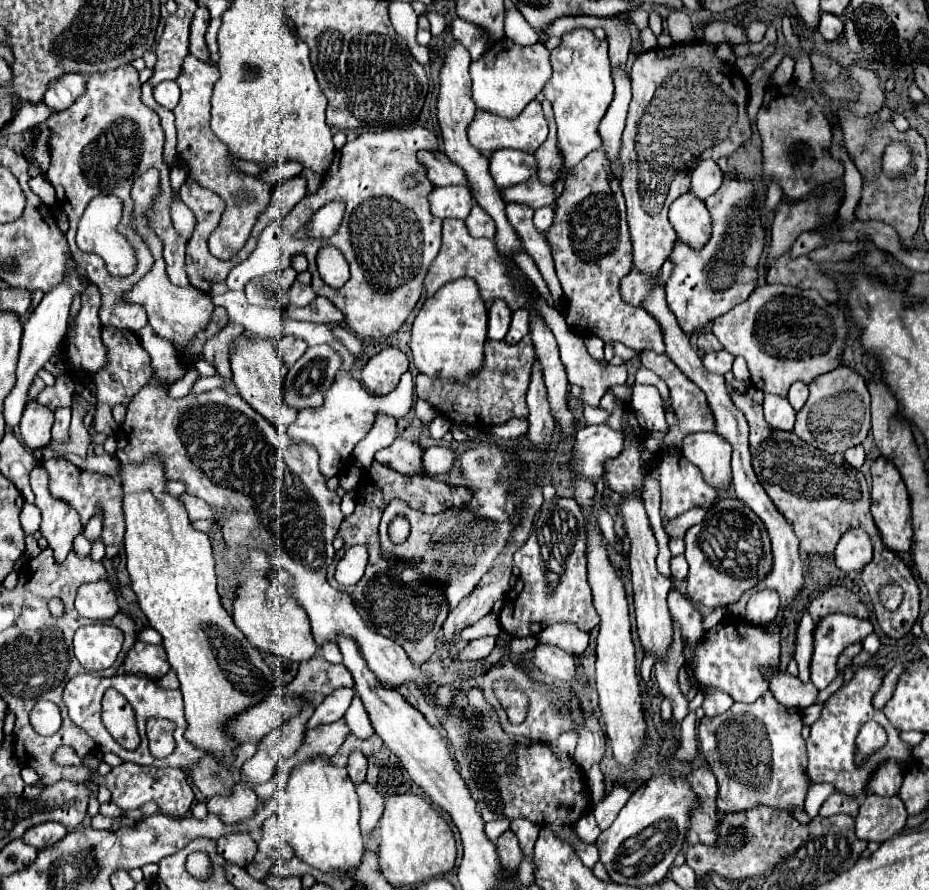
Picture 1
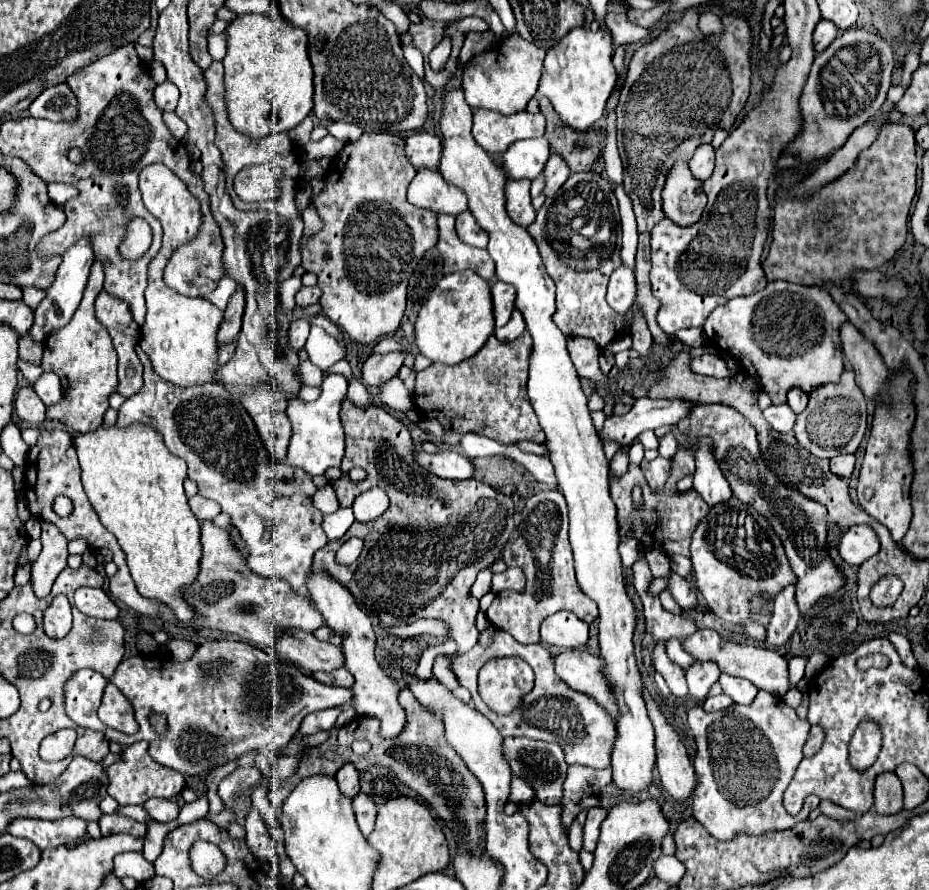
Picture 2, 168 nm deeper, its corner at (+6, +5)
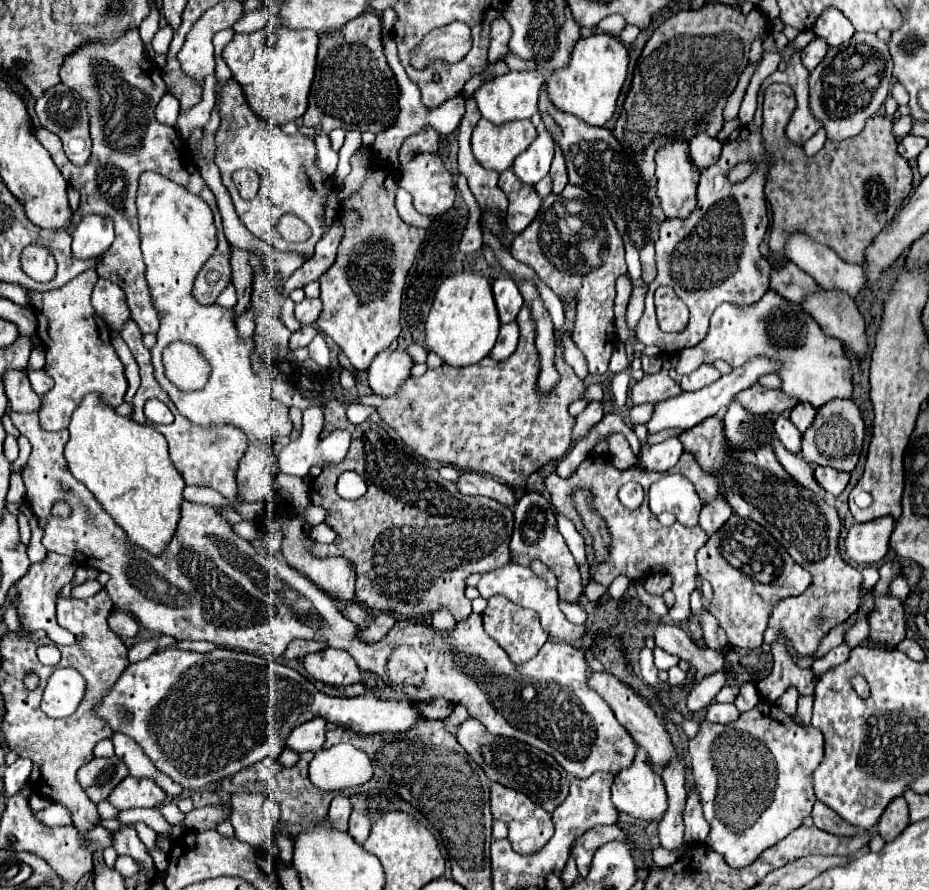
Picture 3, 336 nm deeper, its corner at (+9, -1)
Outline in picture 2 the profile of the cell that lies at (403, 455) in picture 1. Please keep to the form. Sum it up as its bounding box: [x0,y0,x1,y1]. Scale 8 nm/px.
[417,449,475,479]

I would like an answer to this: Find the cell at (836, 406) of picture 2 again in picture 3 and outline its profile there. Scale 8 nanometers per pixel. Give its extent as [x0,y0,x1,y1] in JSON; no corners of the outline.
[802,399,864,471]

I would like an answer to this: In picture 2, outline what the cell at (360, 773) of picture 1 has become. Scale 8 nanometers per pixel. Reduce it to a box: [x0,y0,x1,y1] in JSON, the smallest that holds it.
[335,763,359,799]

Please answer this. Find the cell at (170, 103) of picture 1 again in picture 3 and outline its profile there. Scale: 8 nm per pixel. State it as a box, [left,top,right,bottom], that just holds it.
[156,93,180,125]

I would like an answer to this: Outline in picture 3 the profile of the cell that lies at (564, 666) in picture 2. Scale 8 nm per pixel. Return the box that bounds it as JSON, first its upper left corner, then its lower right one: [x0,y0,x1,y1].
[588,671,676,767]

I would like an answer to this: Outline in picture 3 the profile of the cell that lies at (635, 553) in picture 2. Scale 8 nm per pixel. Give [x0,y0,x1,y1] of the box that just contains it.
[608,575,632,599]

